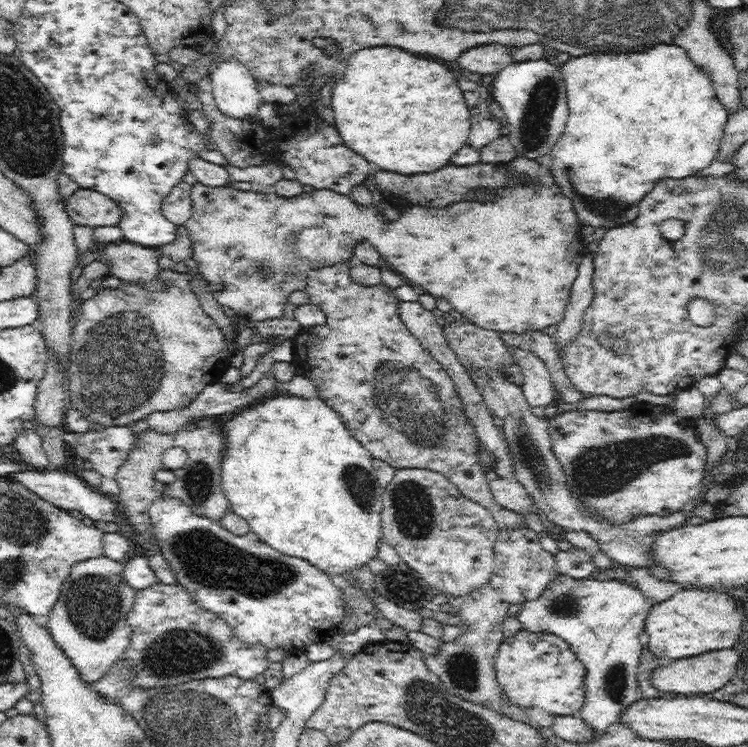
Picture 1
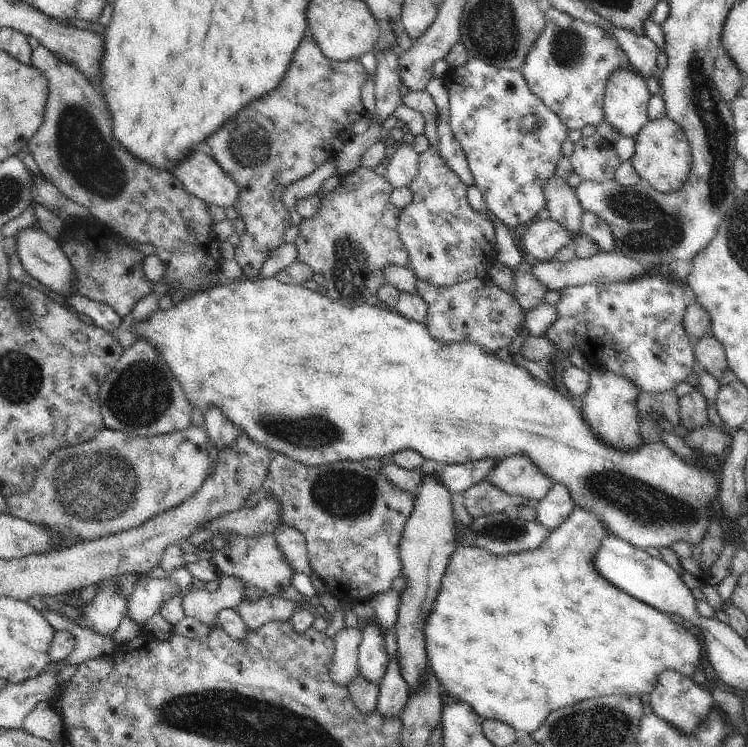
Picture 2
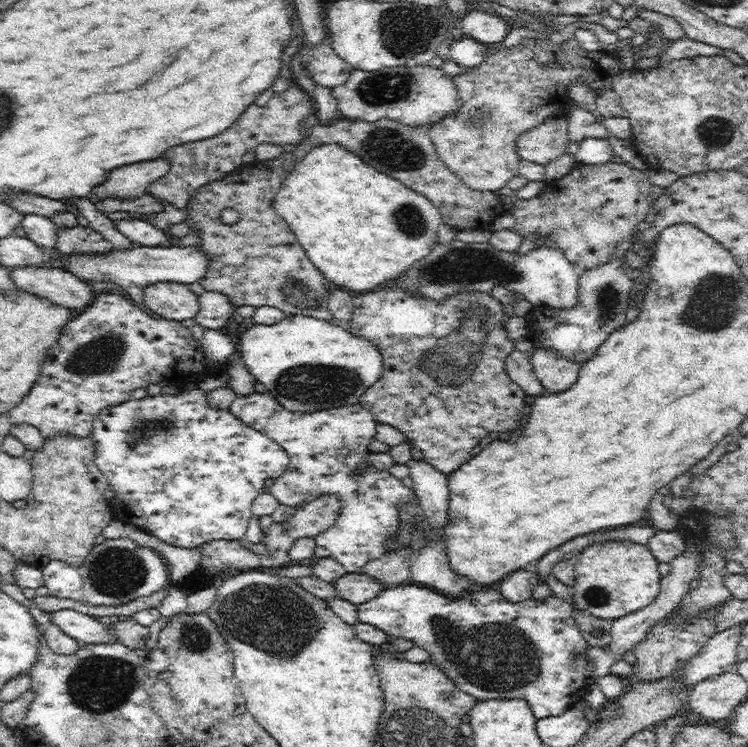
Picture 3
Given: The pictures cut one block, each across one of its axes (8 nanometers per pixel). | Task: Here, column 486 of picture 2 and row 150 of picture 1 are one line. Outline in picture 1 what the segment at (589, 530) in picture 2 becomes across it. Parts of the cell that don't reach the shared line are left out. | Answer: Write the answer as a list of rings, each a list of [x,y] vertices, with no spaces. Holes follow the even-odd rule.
[[[662,44],[638,53],[586,54],[580,57],[572,57],[562,63],[560,70],[566,85],[569,118],[560,138],[550,148],[547,161],[555,181],[561,188],[562,194],[572,199],[574,210],[582,225],[608,229],[614,228],[614,226],[630,224],[630,222],[634,222],[638,218],[638,202],[658,182],[664,179],[686,178],[710,166],[715,159],[718,159],[721,140],[724,136],[724,127],[726,127],[730,113],[718,101],[709,74],[697,67],[695,62],[692,62],[686,51],[680,46]]]

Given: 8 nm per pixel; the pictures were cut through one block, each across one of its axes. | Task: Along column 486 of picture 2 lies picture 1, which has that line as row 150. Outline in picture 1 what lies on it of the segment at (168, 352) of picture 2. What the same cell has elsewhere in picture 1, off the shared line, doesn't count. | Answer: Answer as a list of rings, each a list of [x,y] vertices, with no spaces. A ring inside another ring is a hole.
[[[378,46],[369,47],[358,50],[356,54],[352,54],[352,58],[347,61],[348,68],[342,76],[340,82],[334,82],[334,86],[331,88],[331,94],[327,98],[327,105],[331,106],[334,111],[335,117],[335,128],[338,133],[340,133],[340,138],[349,149],[354,150],[360,156],[364,156],[366,160],[372,164],[375,169],[380,171],[392,171],[400,172],[400,174],[413,175],[418,174],[418,172],[432,172],[432,170],[438,170],[442,166],[446,166],[450,162],[450,156],[454,152],[458,152],[464,144],[467,144],[467,138],[469,137],[471,130],[471,119],[470,110],[466,102],[464,102],[464,96],[462,96],[462,90],[458,88],[458,82],[454,78],[454,74],[440,62],[434,62],[434,60],[426,60],[426,58],[418,58],[410,52],[406,52],[402,48],[396,46]]]

